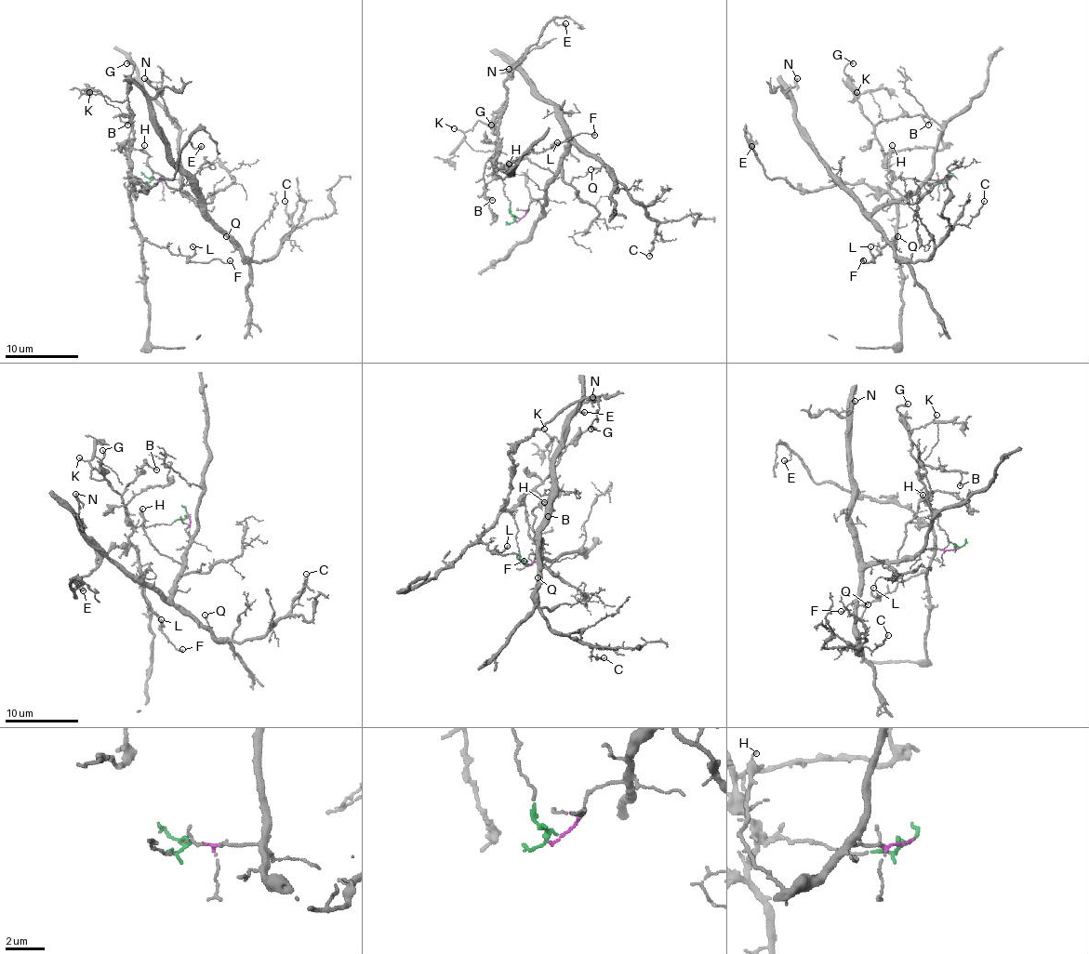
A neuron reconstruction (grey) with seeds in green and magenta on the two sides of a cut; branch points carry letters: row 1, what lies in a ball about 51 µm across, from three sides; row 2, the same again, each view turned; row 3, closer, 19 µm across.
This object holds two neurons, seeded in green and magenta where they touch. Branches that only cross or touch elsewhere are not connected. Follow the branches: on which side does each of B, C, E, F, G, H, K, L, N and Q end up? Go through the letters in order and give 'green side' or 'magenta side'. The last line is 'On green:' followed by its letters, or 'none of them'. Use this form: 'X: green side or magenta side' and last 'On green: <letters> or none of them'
B: green side
C: magenta side
E: green side
F: green side
G: green side
H: magenta side
K: green side
L: green side
N: magenta side
Q: magenta side
On green: B, E, F, G, K, L

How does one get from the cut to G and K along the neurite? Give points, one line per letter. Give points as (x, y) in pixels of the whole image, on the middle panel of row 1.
G: (514, 221), (503, 179), (496, 172), (494, 161), (498, 146), (492, 122), (498, 116), (490, 124)
K: (514, 221), (503, 179), (494, 168), (498, 146), (494, 131), (483, 122), (465, 131), (454, 127)

